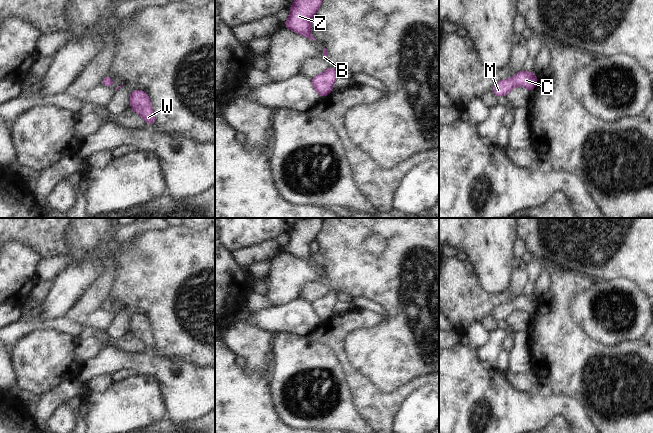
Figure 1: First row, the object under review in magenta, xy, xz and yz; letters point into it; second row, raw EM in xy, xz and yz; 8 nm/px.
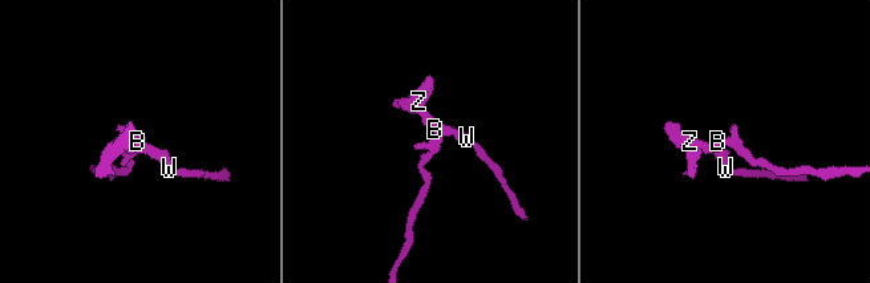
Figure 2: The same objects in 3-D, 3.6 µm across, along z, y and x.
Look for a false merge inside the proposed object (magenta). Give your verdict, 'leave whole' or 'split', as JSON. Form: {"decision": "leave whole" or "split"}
{"decision": "leave whole"}

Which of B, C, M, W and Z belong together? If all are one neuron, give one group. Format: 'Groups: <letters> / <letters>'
Groups: B C M W Z

